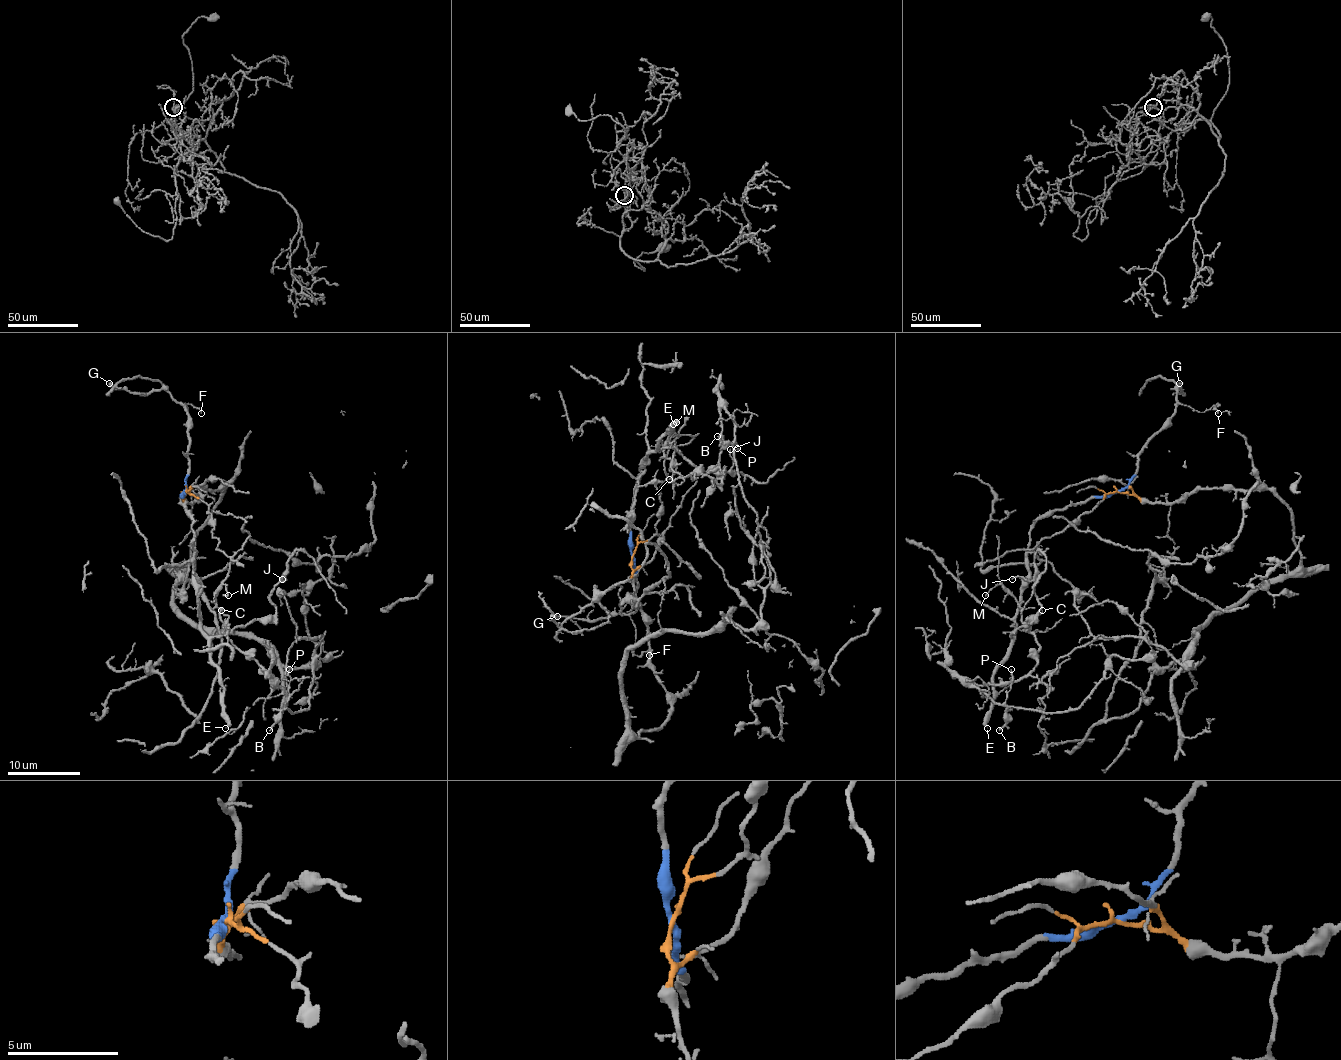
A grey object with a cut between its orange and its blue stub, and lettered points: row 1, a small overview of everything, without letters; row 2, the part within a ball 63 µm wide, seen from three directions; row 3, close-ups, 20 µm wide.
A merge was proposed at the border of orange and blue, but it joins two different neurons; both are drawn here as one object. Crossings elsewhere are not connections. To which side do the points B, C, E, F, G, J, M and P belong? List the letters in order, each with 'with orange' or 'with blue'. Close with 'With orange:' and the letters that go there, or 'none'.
B: with orange
C: with orange
E: with blue
F: with blue
G: with blue
J: with blue
M: with orange
P: with orange
With orange: B, C, M, P

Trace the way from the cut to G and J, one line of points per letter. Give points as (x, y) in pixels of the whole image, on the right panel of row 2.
G: (1118, 492), (1134, 473), (1136, 455), (1142, 446), (1171, 415), (1178, 390), (1184, 393), (1178, 382)
J: (1118, 492), (1091, 495), (1036, 521), (1012, 636), (1041, 603), (1034, 583), (1012, 579)

